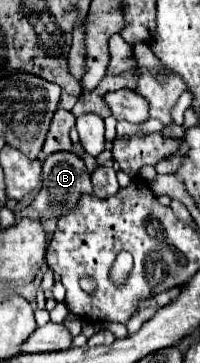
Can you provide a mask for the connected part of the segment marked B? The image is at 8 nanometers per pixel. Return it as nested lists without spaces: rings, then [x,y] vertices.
[[[62,151],[62,153],[54,153],[54,155],[46,157],[42,171],[44,171],[42,189],[28,207],[24,207],[16,213],[20,219],[24,219],[24,217],[34,219],[34,221],[58,219],[58,217],[62,217],[62,213],[66,213],[66,209],[72,209],[74,205],[78,205],[78,197],[82,197],[82,193],[92,193],[92,181],[86,171],[86,165],[74,153]]]

